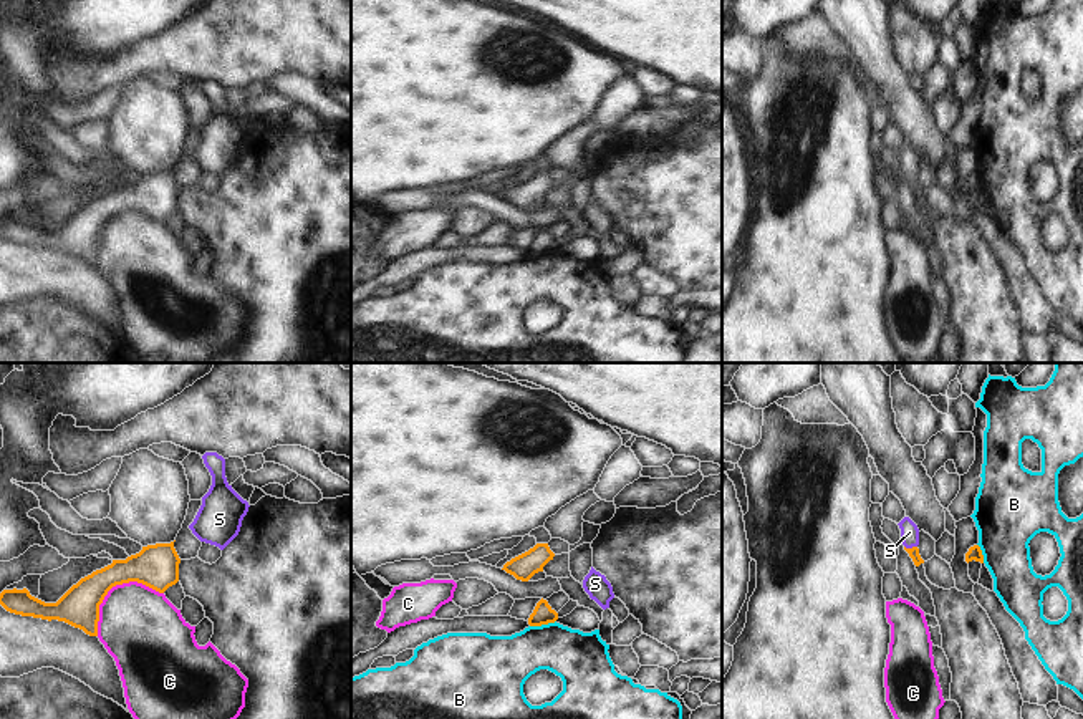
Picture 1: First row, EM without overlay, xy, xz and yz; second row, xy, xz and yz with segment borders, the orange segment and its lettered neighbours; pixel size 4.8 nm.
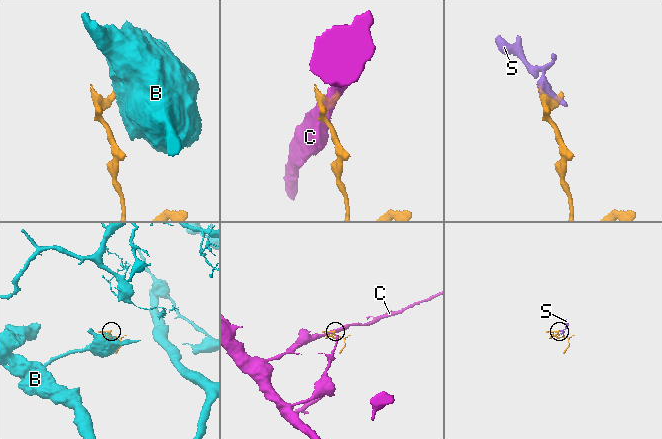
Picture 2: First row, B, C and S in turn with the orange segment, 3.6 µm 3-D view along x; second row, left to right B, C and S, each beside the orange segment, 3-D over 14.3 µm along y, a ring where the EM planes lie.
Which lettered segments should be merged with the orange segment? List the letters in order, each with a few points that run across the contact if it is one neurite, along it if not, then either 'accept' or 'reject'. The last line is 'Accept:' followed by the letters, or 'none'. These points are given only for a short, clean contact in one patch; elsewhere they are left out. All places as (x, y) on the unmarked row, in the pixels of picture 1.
B: xz (555, 249), (530, 255) | reject
C: reject
S: yz (913, 181), (913, 176), (909, 161) | accept
Accept: S

